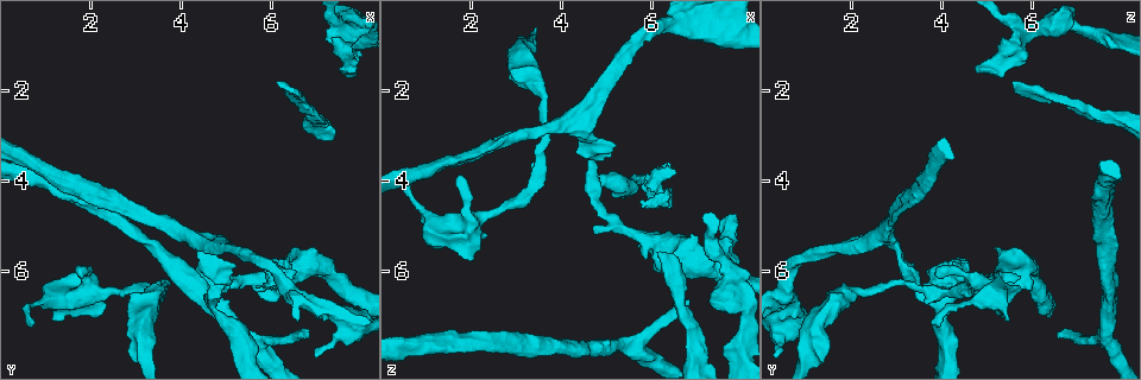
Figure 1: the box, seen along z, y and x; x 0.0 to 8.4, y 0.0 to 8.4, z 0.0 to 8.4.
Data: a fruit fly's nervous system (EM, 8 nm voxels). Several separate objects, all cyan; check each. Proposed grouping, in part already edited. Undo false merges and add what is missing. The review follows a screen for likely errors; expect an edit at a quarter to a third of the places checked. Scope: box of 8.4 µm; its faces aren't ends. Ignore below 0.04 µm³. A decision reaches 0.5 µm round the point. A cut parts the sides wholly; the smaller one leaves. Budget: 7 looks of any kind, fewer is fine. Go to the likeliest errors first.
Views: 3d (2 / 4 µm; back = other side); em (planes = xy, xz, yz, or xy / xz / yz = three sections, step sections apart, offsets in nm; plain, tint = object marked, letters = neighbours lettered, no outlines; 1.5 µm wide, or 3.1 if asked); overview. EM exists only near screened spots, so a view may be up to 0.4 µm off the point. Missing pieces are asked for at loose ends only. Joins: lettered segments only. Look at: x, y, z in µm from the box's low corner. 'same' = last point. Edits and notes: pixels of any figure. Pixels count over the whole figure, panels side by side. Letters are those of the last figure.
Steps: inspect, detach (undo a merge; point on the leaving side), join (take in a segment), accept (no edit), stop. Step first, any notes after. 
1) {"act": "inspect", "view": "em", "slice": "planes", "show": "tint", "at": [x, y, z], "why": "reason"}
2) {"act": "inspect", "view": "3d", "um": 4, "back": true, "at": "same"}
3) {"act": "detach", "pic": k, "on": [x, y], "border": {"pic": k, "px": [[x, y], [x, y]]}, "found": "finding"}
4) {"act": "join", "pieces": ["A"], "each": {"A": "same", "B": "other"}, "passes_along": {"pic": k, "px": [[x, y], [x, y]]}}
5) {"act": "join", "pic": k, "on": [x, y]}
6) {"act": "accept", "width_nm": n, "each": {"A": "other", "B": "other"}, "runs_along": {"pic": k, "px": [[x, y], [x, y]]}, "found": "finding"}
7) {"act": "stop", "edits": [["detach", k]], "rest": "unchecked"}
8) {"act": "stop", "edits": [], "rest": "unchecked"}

{"act": "inspect", "view": "3d", "um": 2, "back": true, "at": [6.85, 7.30, 6.65], "why": "an open end"}

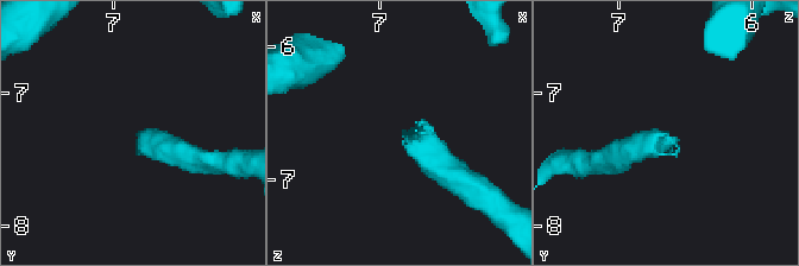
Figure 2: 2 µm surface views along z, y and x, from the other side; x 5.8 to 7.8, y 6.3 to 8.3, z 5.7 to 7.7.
{"act": "inspect", "view": "em", "slice": "planes", "show": "letters", "at": [6.84, 7.32, 6.64]}

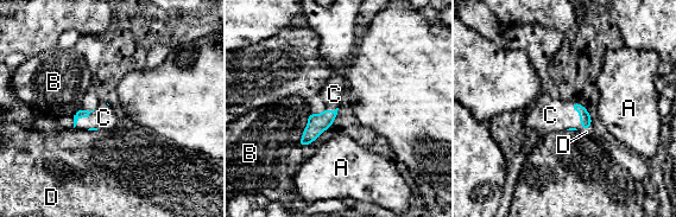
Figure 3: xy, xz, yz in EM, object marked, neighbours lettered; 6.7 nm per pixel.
{"act": "join", "pieces": ["C"], "longest_contact_nm": ["B", 240], "each": {"A": "other", "B": "other", "C": "same", "D": "other"}, "found": "the cell continues"}

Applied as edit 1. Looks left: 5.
{"act": "inspect", "view": "em", "slice": "planes", "show": "plain", "at": [6.10, 1.85, 5.55]}

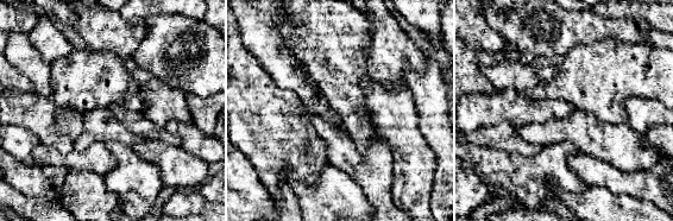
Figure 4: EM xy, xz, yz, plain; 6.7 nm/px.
{"act": "inspect", "view": "em", "slice": "planes", "show": "letters", "at": "same", "why": "see the neighbours"}

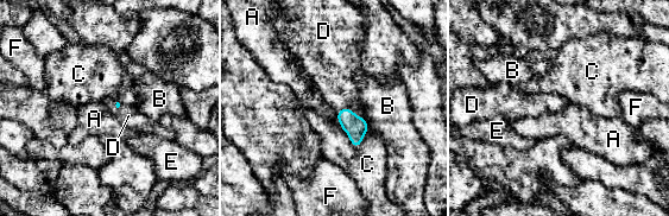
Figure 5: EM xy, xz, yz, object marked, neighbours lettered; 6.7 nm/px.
{"act": "join", "pieces": ["D"], "longest_contact_nm": ["C", 260], "each": {"A": "other", "B": "other", "C": "other", "D": "same", "E": "other", "F": "other"}, "found": "the cell continues"}

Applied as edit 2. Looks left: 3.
{"act": "inspect", "view": "overview"}

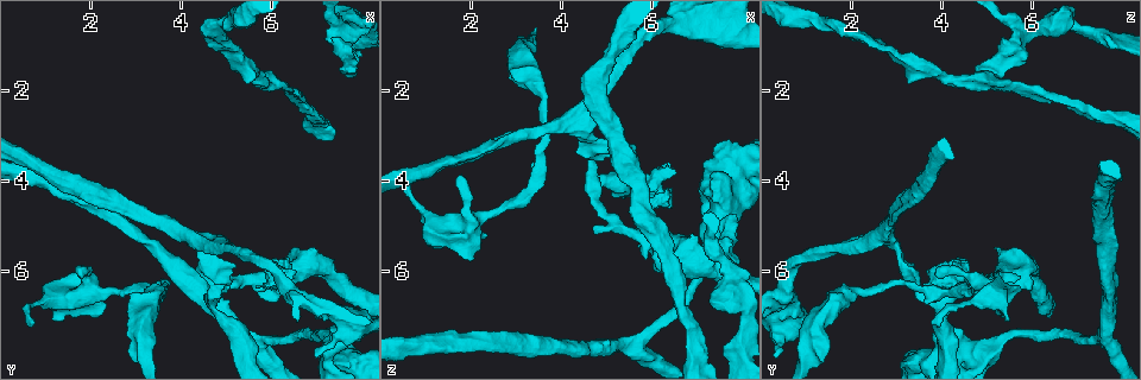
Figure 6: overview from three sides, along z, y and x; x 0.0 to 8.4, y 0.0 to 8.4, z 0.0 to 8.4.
{"act": "inspect", "view": "3d", "um": 4, "back": true, "at": [7.75, 1.50, 4.75], "why": "free end"}

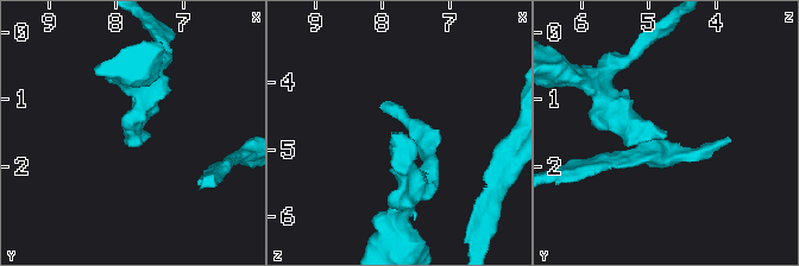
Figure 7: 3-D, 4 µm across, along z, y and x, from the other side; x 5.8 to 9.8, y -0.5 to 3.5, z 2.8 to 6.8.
{"act": "inspect", "view": "em", "slice": "planes", "show": "letters", "at": [7.80, 1.55, 4.70]}

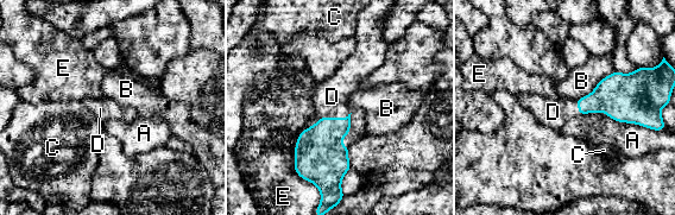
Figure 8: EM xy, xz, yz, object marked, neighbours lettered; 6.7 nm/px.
{"act": "join", "pieces": ["D"], "each": {"A": "other", "B": "other", "C": "other", "D": "same", "E": "other"}, "passes_along": {"pic": 8, "px": [[319, 150], [335, 118], [332, 96]]}, "found": "the cell continues"}

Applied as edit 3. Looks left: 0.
{"act": "stop", "edits": [["join", 3], ["join", 5], ["join", 8]], "rest": "unchecked"}

